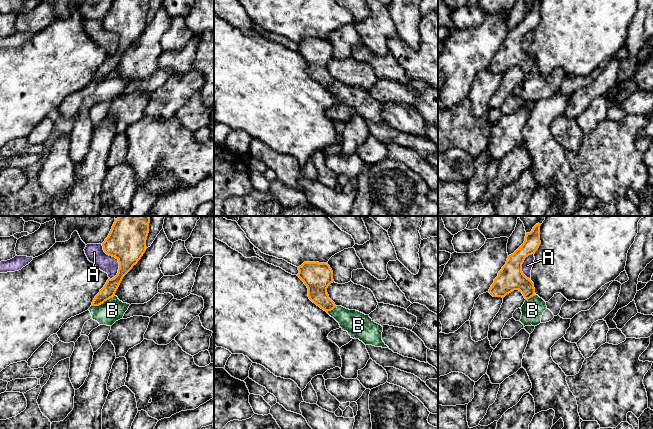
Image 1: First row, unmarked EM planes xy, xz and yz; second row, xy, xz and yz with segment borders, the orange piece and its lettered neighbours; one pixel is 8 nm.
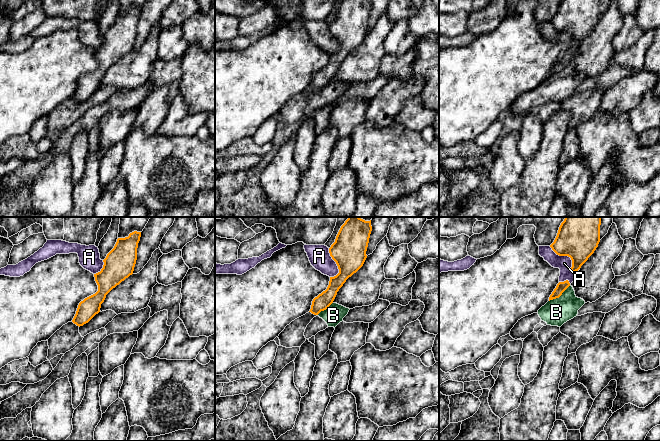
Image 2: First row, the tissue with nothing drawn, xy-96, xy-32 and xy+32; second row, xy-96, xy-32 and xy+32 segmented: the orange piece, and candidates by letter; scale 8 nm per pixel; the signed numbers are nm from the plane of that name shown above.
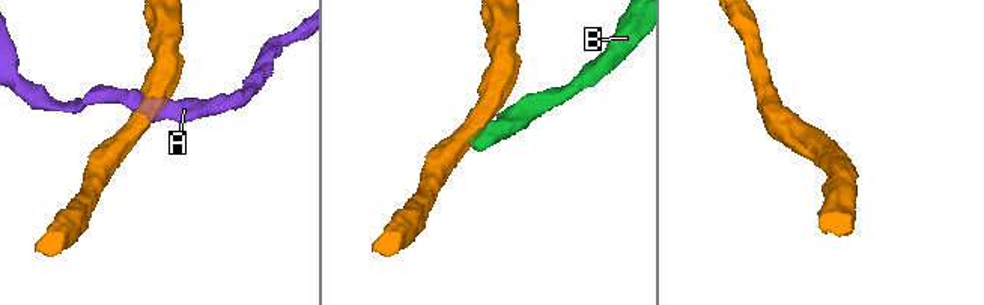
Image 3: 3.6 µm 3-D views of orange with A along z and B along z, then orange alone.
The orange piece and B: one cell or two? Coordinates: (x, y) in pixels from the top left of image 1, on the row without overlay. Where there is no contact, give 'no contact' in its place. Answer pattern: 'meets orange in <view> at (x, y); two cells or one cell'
meets orange in xy at (101, 79); two cells

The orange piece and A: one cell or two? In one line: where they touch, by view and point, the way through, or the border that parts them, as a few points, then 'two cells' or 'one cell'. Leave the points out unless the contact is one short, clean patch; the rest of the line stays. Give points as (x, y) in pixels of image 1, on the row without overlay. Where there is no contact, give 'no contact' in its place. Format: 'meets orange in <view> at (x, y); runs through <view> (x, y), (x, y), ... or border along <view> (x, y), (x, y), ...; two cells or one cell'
meets orange in xy at (118, 36); border along xy (101, 20), (104, 27), (118, 38), (118, 48), (111, 55); two cells

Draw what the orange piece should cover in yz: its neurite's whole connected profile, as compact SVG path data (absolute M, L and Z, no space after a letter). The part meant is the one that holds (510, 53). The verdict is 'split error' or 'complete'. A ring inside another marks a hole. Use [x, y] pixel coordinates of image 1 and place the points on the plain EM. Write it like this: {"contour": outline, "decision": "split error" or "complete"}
{"contour": "M536 0L530 9L526 9L524 19L508 32L489 65L493 73L504 74L514 66L519 66L526 76L535 71L534 59L523 50L522 40L526 33L535 30L541 20L540 2Z", "decision": "complete"}

